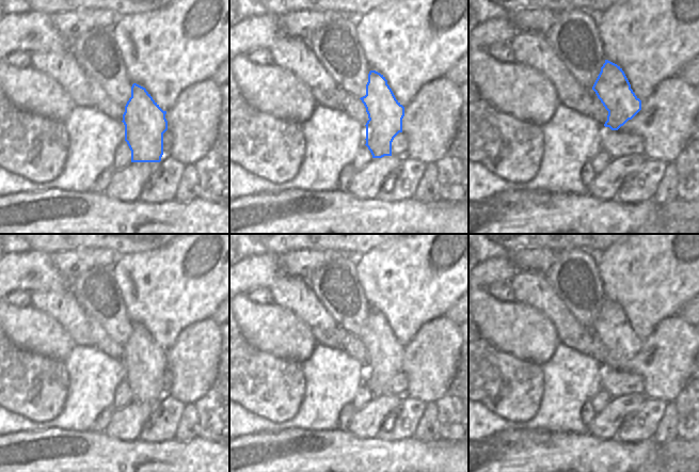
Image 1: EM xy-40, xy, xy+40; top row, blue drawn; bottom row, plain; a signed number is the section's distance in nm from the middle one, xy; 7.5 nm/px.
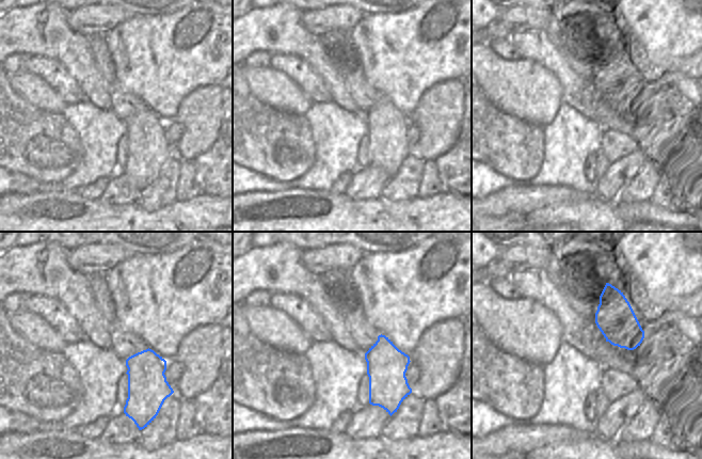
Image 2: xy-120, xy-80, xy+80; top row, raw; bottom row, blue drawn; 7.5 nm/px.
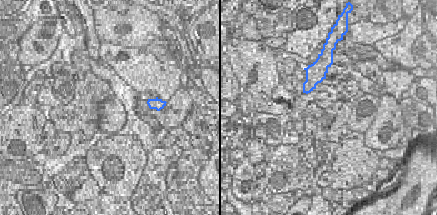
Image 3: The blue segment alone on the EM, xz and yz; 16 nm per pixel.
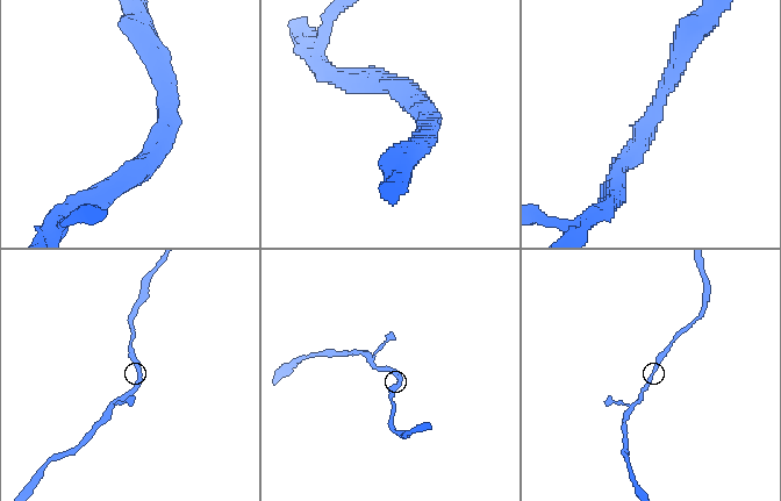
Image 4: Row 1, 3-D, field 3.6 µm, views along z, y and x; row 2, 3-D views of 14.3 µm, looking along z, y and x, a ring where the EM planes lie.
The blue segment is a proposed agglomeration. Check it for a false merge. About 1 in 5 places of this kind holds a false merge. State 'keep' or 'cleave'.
keep

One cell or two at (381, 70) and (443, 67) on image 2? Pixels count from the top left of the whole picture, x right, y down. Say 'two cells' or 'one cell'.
one cell

